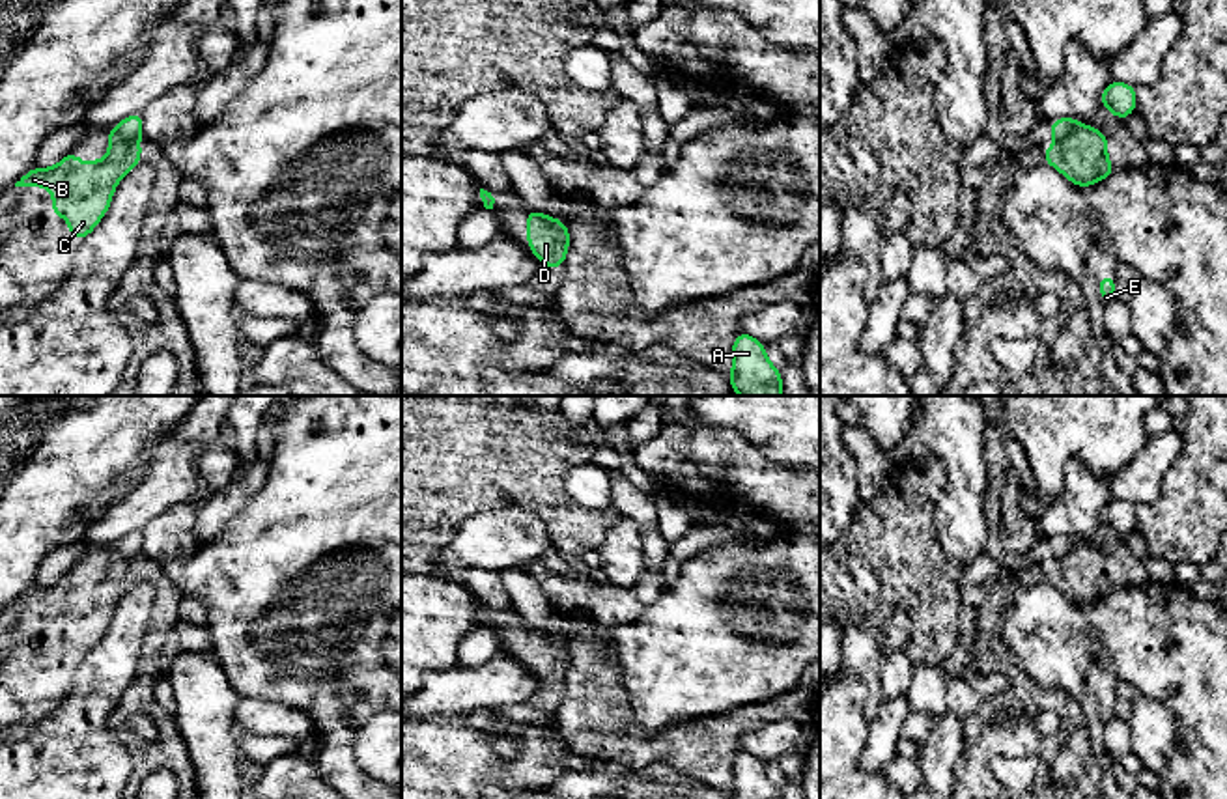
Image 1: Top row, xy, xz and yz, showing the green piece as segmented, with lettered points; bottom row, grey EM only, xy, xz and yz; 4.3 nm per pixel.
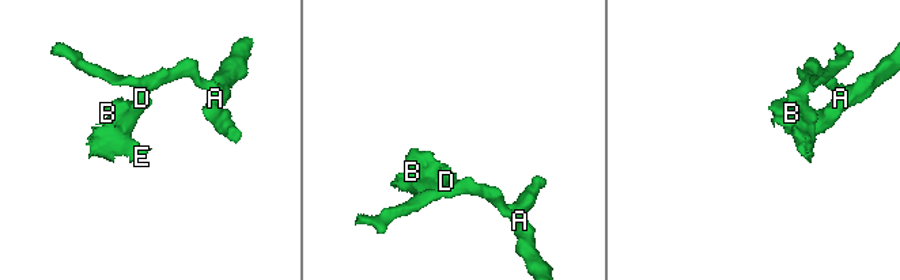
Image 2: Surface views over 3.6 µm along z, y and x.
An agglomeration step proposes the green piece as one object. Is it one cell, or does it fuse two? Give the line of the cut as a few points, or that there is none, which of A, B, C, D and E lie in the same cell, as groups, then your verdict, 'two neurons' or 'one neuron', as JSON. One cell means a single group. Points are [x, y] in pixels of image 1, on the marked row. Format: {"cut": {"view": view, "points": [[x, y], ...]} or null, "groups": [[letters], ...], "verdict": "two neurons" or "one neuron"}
{"cut": {"view": "xy", "points": [[112, 127], [126, 137], [137, 139]]}, "groups": [["A"], ["B", "C", "D", "E"]], "verdict": "two neurons"}

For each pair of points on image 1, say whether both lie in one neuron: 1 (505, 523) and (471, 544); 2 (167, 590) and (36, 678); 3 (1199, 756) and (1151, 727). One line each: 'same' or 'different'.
1: same
2: same
3: different

